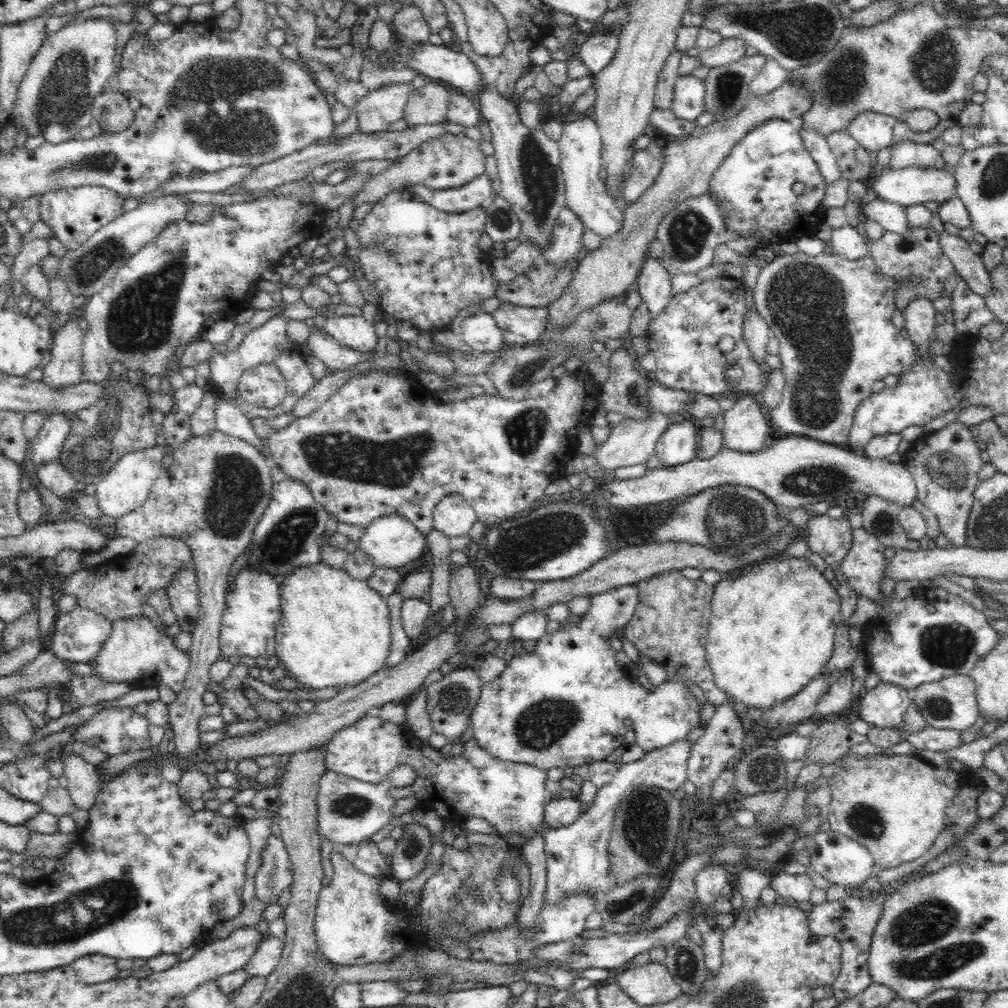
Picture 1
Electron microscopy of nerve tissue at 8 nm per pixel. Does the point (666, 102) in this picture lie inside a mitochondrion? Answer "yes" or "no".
no

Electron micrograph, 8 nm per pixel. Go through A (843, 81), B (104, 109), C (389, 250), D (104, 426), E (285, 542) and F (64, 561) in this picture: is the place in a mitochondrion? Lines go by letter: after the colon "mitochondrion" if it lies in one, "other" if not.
A: mitochondrion
B: mitochondrion
C: mitochondrion
D: mitochondrion
E: mitochondrion
F: other

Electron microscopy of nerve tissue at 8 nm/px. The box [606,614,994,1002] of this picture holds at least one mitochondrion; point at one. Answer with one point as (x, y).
(922, 934)

